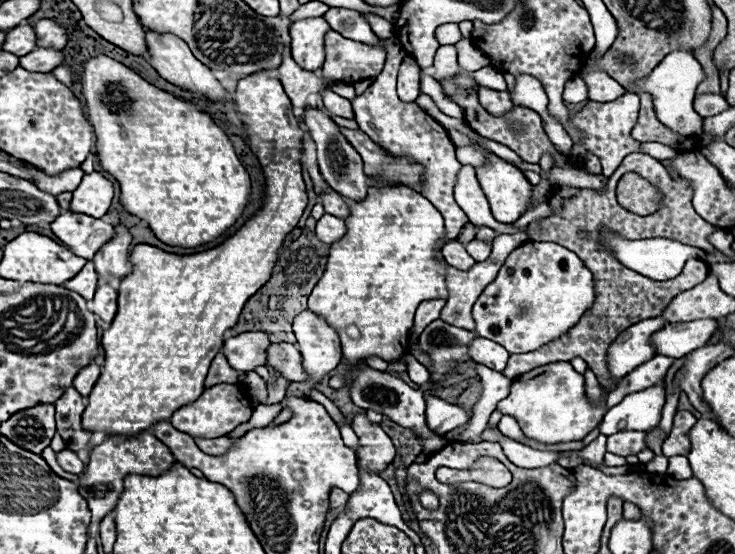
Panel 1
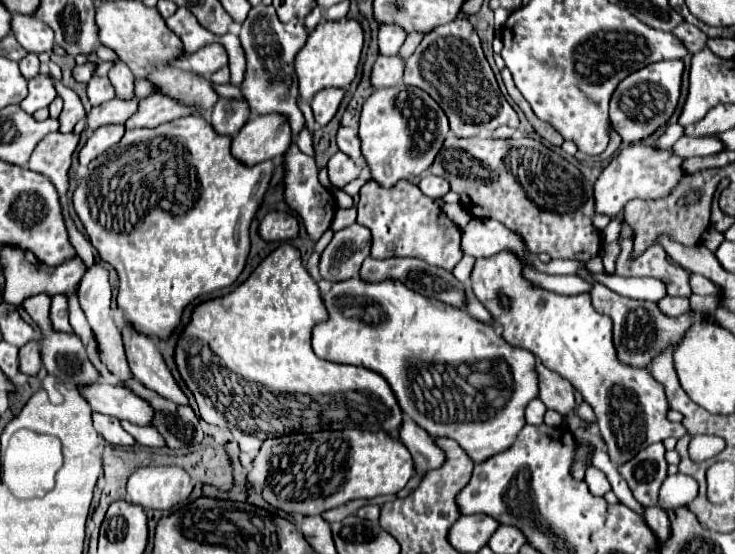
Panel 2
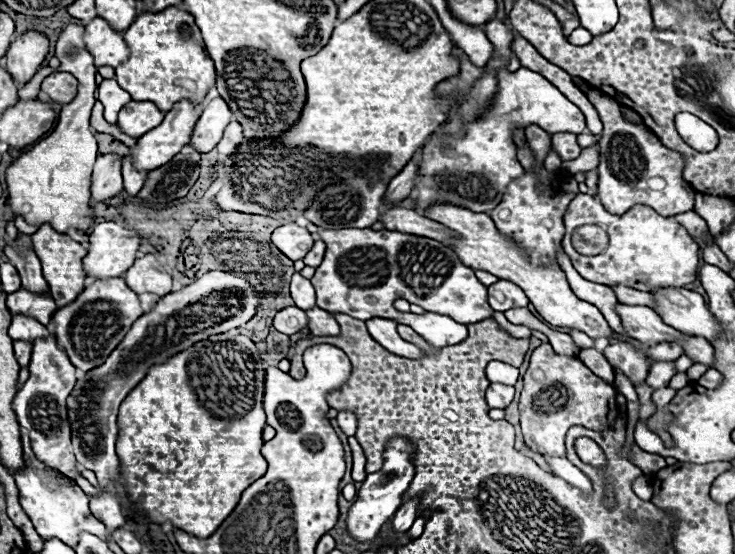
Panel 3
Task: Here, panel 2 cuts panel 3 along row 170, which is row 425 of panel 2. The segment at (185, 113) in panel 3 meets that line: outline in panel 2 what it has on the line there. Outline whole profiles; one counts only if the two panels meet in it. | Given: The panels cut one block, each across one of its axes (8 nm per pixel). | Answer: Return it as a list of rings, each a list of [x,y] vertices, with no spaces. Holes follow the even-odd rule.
[[[96,382],[96,386],[88,386],[88,390],[80,390],[80,394],[86,398],[94,412],[108,414],[118,420],[128,420],[140,426],[148,426],[152,422],[152,408],[148,402],[124,386]]]

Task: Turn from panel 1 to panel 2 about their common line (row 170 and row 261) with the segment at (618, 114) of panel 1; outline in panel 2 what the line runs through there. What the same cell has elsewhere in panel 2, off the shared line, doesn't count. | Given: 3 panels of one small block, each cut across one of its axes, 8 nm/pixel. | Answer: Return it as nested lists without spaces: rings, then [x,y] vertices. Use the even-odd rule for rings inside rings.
[[[618,242],[604,244],[604,250],[602,250],[602,262],[604,262],[604,266],[606,266],[606,270],[608,270],[608,272],[614,272],[614,262],[616,262],[618,252],[620,252]]]

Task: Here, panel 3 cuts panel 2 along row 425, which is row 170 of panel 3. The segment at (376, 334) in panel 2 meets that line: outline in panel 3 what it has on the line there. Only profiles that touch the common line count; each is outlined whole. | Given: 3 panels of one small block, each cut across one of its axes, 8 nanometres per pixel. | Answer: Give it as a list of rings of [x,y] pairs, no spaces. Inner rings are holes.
[[[454,46],[452,54],[460,62],[460,72],[436,86],[438,96],[446,96],[456,100],[456,104],[446,114],[446,120],[432,134],[428,144],[422,148],[422,160],[418,164],[418,178],[408,196],[416,204],[418,210],[428,210],[432,204],[454,204],[468,208],[472,212],[490,212],[496,208],[506,194],[508,184],[514,178],[524,176],[524,168],[516,160],[516,144],[512,142],[512,132],[516,128],[526,128],[536,124],[550,134],[556,132],[572,132],[582,134],[586,130],[586,120],[580,108],[576,108],[556,86],[552,86],[544,76],[534,70],[520,68],[516,72],[508,72],[506,68],[496,70],[496,92],[490,100],[486,112],[480,114],[478,120],[462,120],[464,136],[456,138],[444,132],[446,124],[456,118],[460,106],[466,102],[472,86],[480,80],[486,68],[478,68],[470,62],[470,58]]]

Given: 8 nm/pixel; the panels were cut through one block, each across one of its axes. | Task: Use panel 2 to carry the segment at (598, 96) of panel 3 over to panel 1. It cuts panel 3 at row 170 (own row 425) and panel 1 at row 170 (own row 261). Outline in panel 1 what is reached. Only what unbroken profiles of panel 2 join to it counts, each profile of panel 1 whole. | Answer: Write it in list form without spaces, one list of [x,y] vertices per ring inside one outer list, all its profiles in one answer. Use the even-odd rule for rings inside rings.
[[[492,154],[476,174],[490,202],[492,216],[502,224],[514,224],[526,210],[532,194],[532,184],[522,170]]]

